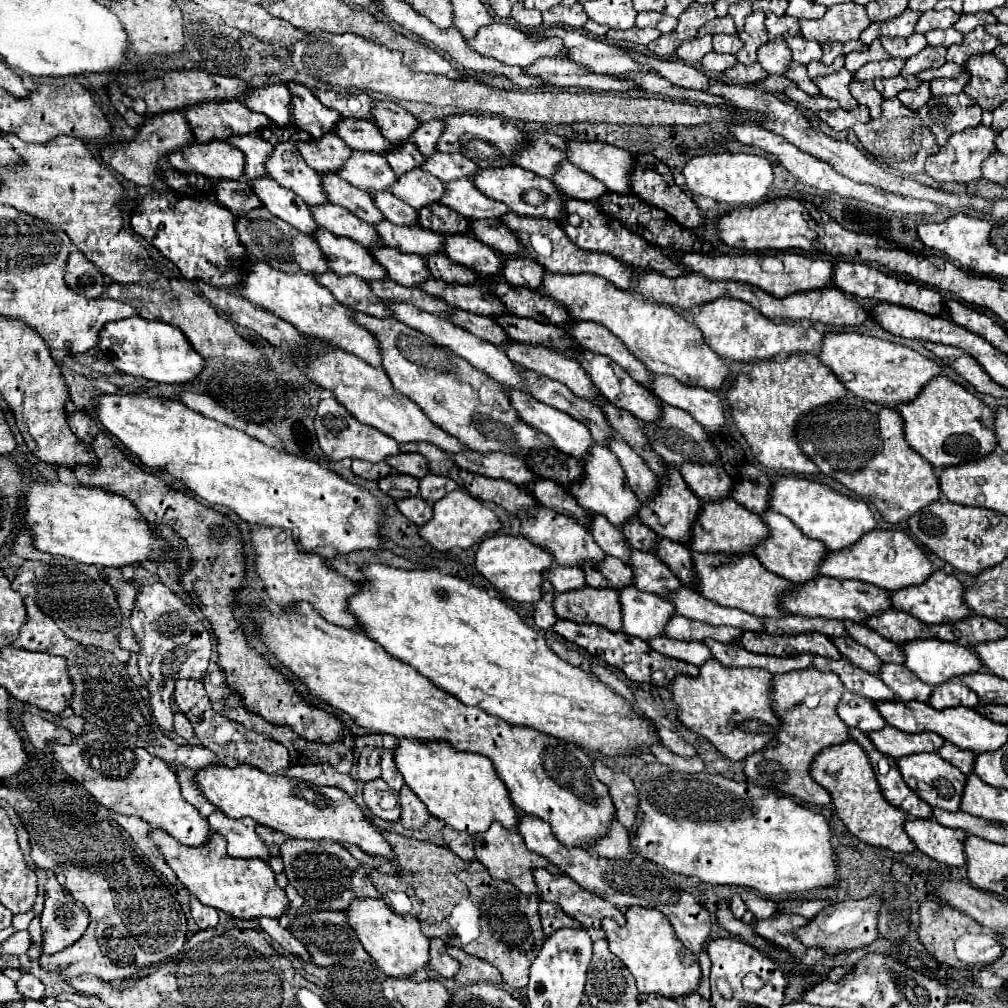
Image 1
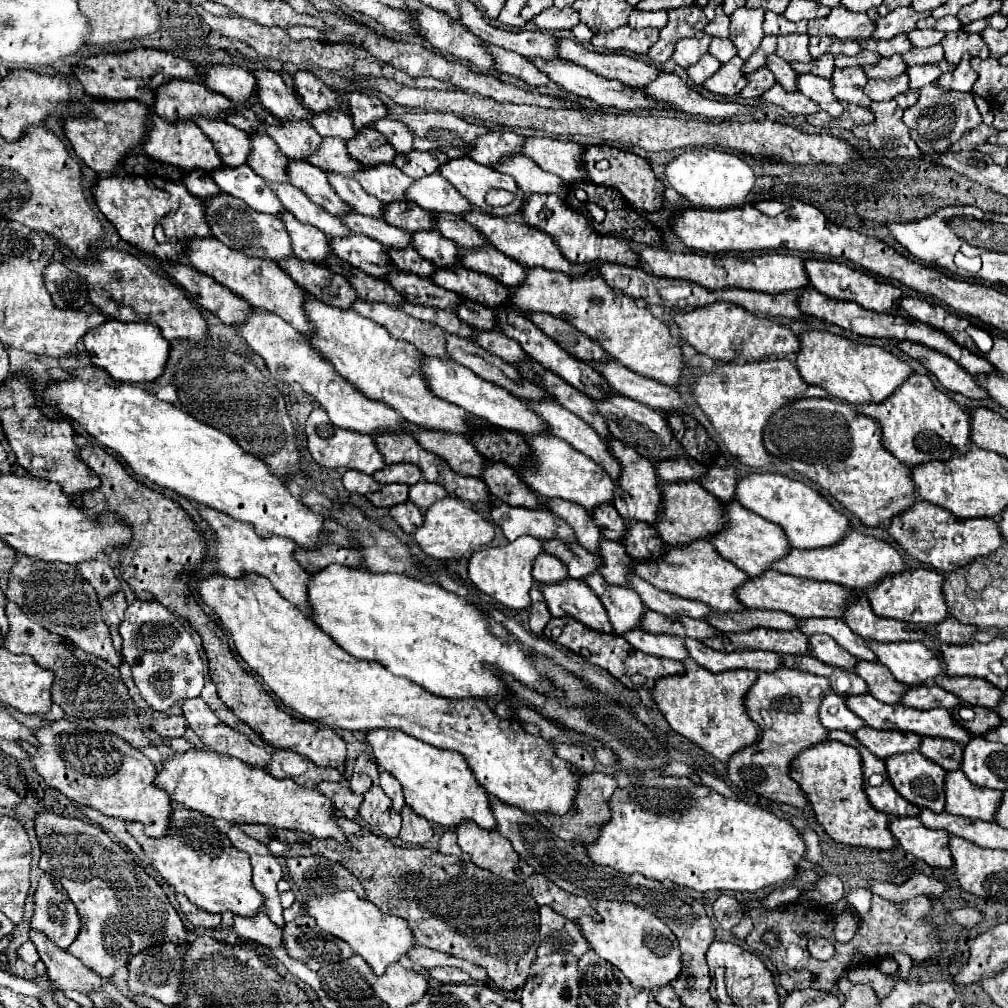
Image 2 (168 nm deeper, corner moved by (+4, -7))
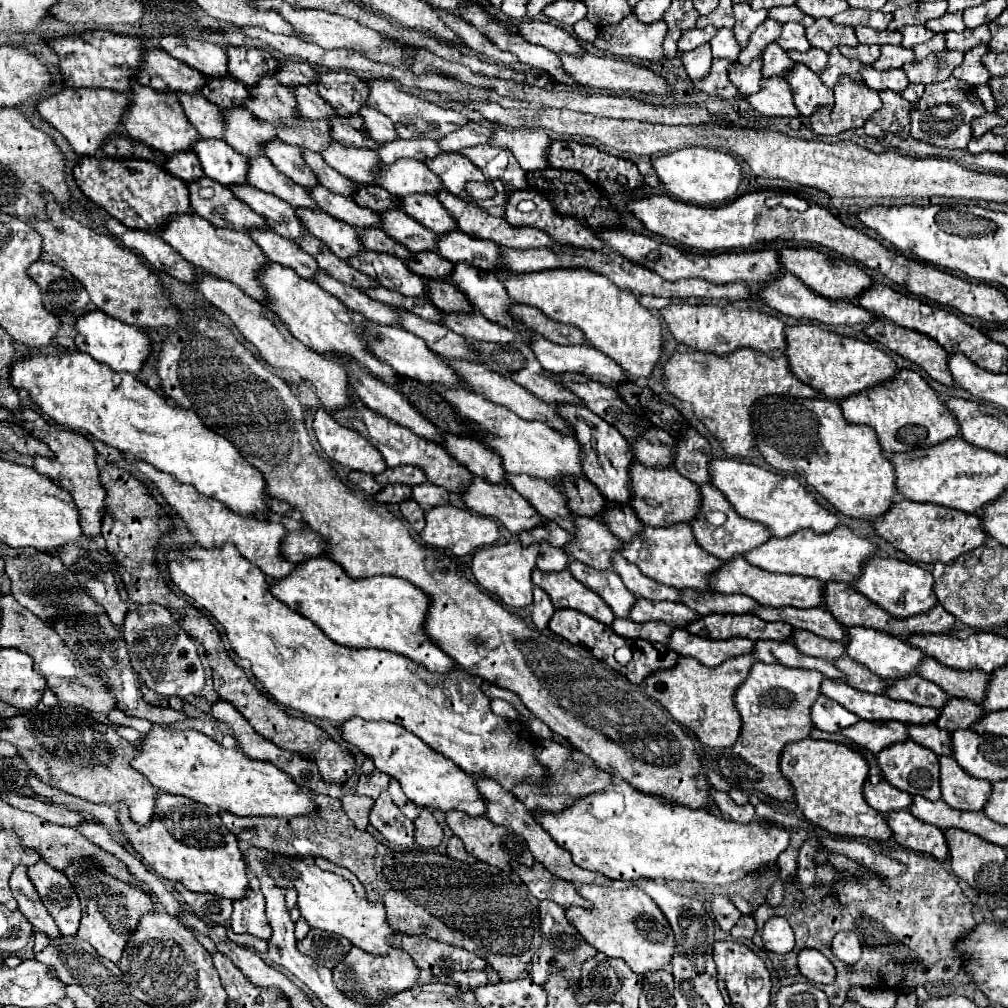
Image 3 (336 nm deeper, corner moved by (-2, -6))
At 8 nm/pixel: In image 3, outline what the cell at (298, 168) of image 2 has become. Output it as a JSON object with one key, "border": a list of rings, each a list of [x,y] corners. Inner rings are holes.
{"border":[[[273,140],[263,146],[263,154],[281,174],[291,178],[295,184],[301,184],[303,188],[313,188],[319,184],[317,176],[309,170],[309,166],[305,166],[305,160],[301,158],[301,150],[297,146]]]}

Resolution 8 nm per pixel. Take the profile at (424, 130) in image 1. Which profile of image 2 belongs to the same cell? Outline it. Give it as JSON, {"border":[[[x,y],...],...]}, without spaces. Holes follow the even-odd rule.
{"border":[[[383,117],[379,121],[373,123],[373,129],[377,129],[379,133],[385,135],[385,139],[393,145],[393,149],[397,153],[407,153],[413,147],[413,139],[411,139],[411,131],[407,131],[407,127],[403,127],[403,123],[391,119],[391,117]]]}

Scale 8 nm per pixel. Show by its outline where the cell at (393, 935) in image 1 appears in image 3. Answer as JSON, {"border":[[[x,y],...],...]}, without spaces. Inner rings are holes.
{"border":[[[279,854],[269,872],[275,878],[277,886],[295,888],[299,892],[297,906],[299,906],[301,916],[309,922],[309,926],[339,934],[351,940],[357,948],[369,954],[375,954],[375,956],[383,956],[389,952],[389,948],[395,946],[391,936],[395,936],[397,932],[389,926],[385,906],[381,902],[369,902],[367,898],[359,898],[351,882],[347,882],[345,878],[333,872],[323,872],[315,864],[305,864],[303,860],[279,856]]]}

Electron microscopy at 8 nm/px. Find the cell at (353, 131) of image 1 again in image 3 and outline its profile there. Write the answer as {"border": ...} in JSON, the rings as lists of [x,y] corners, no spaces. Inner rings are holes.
{"border":[[[299,86],[293,94],[297,98],[297,108],[305,118],[313,118],[313,120],[321,120],[321,118],[329,120],[329,118],[333,118],[333,114],[335,114],[333,106],[329,106],[329,102],[325,102],[317,94],[317,90],[307,88],[307,86]]]}

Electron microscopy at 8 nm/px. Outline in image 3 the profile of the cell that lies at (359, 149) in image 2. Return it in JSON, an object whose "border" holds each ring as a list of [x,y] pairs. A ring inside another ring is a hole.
{"border":[[[337,116],[331,122],[331,134],[337,142],[341,142],[343,146],[357,146],[357,148],[373,148],[377,150],[377,146],[381,146],[379,142],[373,142],[367,134],[365,134],[365,122],[361,122],[361,116],[351,116],[351,118],[343,118]]]}

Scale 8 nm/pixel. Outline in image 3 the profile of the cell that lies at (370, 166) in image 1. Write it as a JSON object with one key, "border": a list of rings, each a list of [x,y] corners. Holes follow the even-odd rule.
{"border":[[[309,118],[297,122],[295,126],[277,126],[277,138],[299,148],[305,146],[307,150],[313,152],[321,152],[325,146],[329,146],[329,142],[333,142],[329,122],[313,122]]]}

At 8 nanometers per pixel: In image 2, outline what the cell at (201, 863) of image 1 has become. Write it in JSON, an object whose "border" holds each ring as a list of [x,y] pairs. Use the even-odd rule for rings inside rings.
{"border":[[[173,807],[171,833],[157,839],[147,837],[143,831],[139,831],[139,825],[135,821],[127,821],[125,827],[141,845],[153,869],[171,887],[175,887],[179,893],[185,893],[197,907],[215,913],[233,911],[235,915],[243,917],[257,915],[257,911],[261,909],[263,899],[251,883],[249,855],[235,849],[227,835],[215,827],[215,821],[211,817],[185,807]]]}

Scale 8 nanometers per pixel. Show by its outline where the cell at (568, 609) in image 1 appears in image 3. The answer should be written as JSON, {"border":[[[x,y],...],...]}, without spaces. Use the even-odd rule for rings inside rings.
{"border":[[[533,570],[533,582],[539,588],[547,590],[557,610],[573,608],[603,622],[605,626],[611,626],[615,620],[611,608],[593,590],[589,590],[579,580],[575,580],[575,576],[569,570],[563,572]]]}

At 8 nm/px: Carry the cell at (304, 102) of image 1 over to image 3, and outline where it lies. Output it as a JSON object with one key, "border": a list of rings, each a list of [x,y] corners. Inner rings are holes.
{"border":[[[227,48],[229,56],[229,74],[239,82],[245,82],[247,88],[257,86],[265,74],[275,74],[279,62],[267,50],[245,50],[245,48]]]}

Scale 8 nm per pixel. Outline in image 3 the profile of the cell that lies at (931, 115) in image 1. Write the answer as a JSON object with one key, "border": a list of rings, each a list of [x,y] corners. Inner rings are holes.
{"border":[[[951,76],[945,82],[927,84],[921,100],[911,106],[911,112],[909,112],[911,136],[921,142],[929,142],[929,144],[941,146],[941,148],[967,148],[969,140],[973,138],[971,120],[985,112],[987,110],[985,110],[983,102],[979,100],[975,88],[969,86],[967,82],[961,82]]]}

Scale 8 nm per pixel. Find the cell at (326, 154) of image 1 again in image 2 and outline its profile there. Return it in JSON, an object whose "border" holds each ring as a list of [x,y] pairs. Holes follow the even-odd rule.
{"border":[[[281,121],[279,125],[265,125],[263,131],[275,139],[279,149],[289,157],[289,159],[305,159],[315,147],[321,143],[321,135],[311,127],[309,121]]]}

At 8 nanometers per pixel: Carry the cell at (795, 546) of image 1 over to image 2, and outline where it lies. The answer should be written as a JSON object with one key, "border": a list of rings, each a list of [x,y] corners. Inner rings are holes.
{"border":[[[735,501],[723,503],[723,509],[725,509],[727,523],[709,541],[713,543],[715,551],[719,551],[719,555],[725,561],[733,563],[741,571],[745,571],[749,577],[761,575],[765,569],[769,569],[769,563],[773,563],[775,559],[781,559],[791,549],[791,545],[783,537],[781,527],[775,527],[773,523],[767,523],[767,519],[763,519],[763,517],[751,513],[751,511],[743,511],[743,507],[739,507],[739,503],[735,503]]]}

